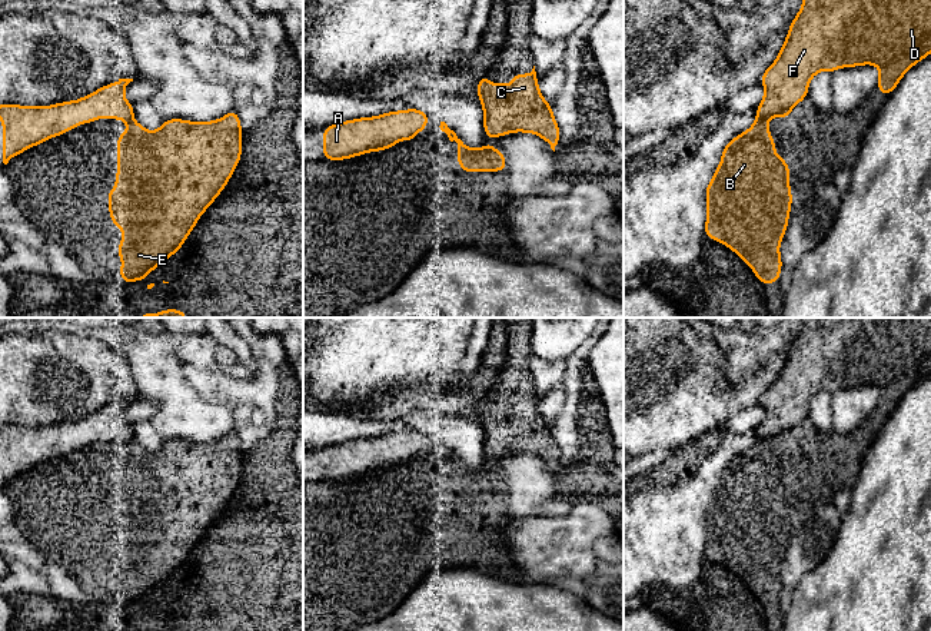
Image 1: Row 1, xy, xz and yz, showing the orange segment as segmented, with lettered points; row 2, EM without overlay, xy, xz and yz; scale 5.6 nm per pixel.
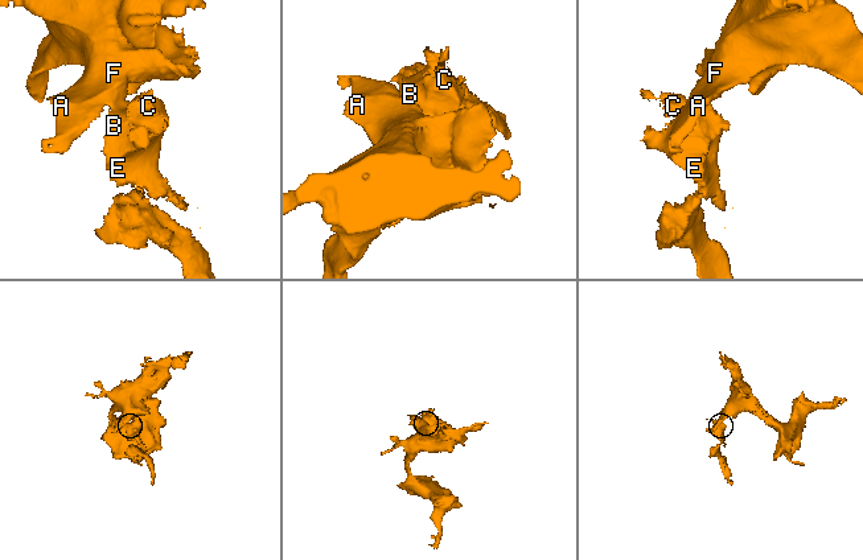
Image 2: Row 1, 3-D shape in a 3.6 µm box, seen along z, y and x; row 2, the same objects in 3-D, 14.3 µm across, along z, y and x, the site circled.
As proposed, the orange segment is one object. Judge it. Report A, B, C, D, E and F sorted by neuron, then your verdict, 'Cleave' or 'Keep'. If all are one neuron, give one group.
Groups: A D F / B C E. Cleave

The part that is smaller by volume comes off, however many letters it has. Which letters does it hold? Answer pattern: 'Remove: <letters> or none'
Remove: B, C, E

